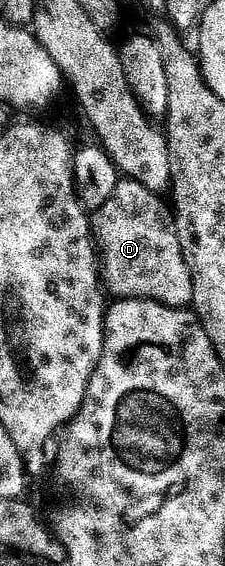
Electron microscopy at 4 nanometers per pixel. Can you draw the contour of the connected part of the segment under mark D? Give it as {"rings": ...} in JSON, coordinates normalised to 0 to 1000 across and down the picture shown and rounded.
{"rings":[[[556,320],[524,329],[502,352],[440,376],[449,403],[431,408],[440,465],[458,473],[458,500],[489,523],[538,532],[658,532],[720,535],[733,542],[822,546],[858,532],[858,475],[831,456],[831,436],[804,431],[804,415],[769,396],[769,380],[693,337],[658,337],[636,327]]]}

